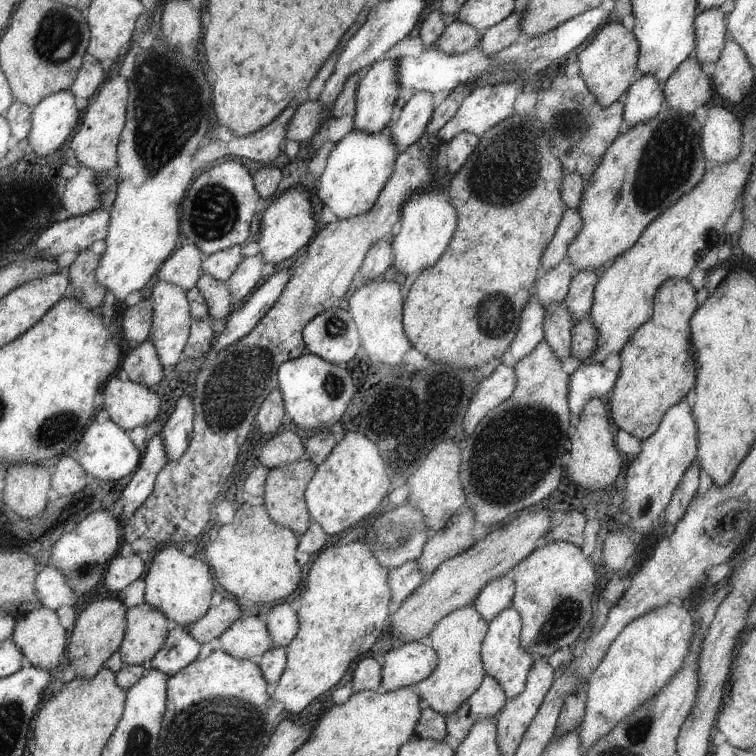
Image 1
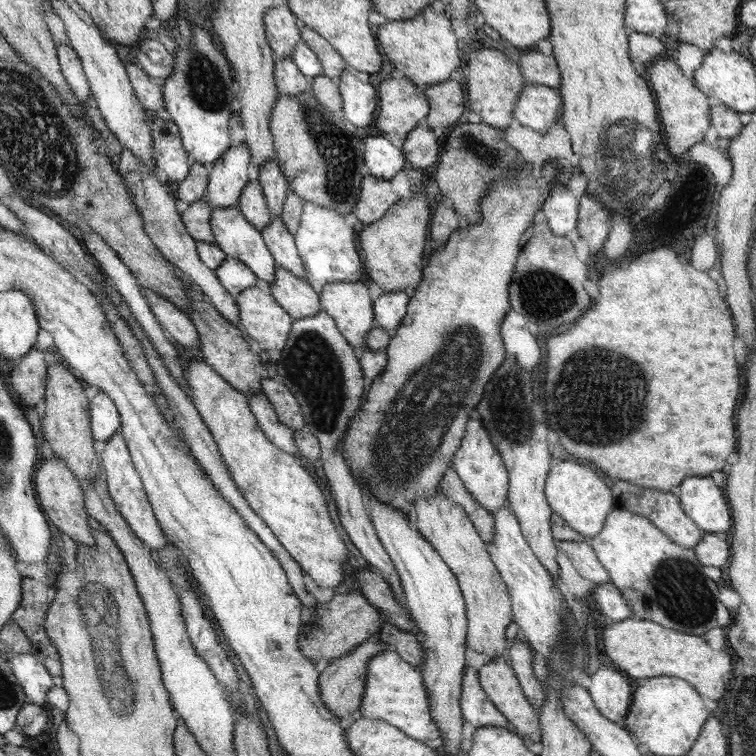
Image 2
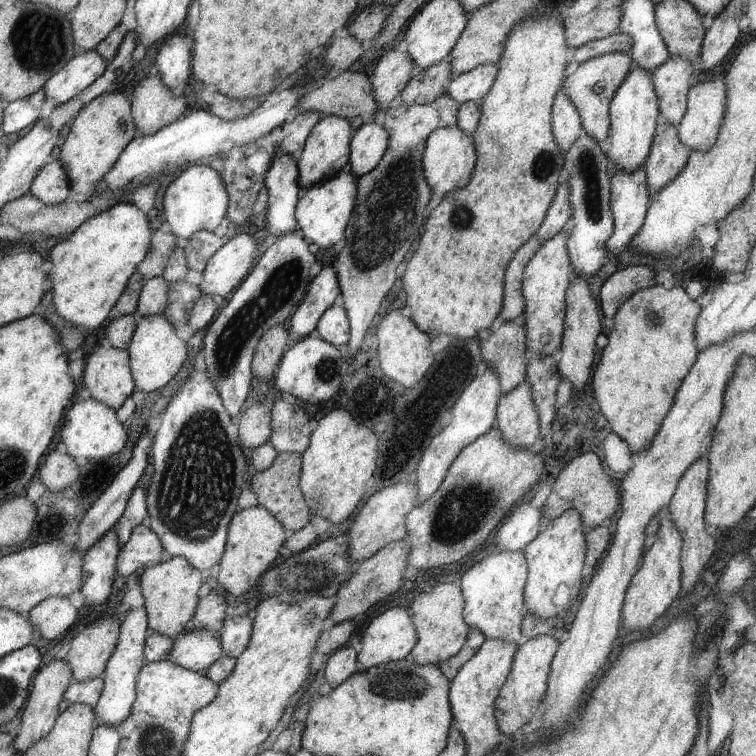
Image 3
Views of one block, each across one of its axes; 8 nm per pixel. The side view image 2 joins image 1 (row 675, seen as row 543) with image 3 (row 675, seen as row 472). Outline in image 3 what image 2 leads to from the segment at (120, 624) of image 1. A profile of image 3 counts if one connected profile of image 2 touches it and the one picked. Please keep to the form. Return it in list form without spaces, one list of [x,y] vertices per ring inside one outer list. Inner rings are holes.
[[[64,659],[48,661],[38,674],[36,674],[33,683],[31,695],[28,696],[27,703],[24,704],[22,712],[22,721],[20,722],[20,732],[15,736],[15,748],[18,752],[27,751],[35,746],[44,736],[50,734],[54,722],[58,722],[64,702],[66,700],[67,688],[75,681],[71,665],[65,663]]]

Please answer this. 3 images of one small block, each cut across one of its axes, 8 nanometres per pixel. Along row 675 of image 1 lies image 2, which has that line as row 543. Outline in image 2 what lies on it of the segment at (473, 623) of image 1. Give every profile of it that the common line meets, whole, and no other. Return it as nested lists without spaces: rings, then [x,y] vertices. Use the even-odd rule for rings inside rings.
[[[436,491],[430,497],[416,499],[412,510],[413,523],[420,530],[422,537],[432,543],[432,547],[442,555],[450,570],[459,579],[463,588],[464,599],[467,600],[467,616],[469,623],[468,647],[491,657],[498,657],[510,647],[506,640],[506,629],[514,621],[512,599],[506,583],[495,566],[487,543],[480,537],[468,513],[460,503],[444,497],[443,491]]]

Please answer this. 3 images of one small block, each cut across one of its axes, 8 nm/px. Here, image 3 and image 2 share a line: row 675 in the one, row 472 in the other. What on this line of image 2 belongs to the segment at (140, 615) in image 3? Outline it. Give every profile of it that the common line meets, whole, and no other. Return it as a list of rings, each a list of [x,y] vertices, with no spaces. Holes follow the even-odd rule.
[[[116,432],[104,443],[102,466],[104,472],[106,472],[105,481],[107,482],[108,492],[117,505],[120,514],[128,521],[128,525],[132,527],[132,531],[150,547],[150,551],[157,553],[168,541],[160,528],[158,520],[156,520],[147,494],[144,492],[142,478],[140,478],[136,467],[134,467],[130,450],[128,450],[127,442],[124,440],[124,435]]]

